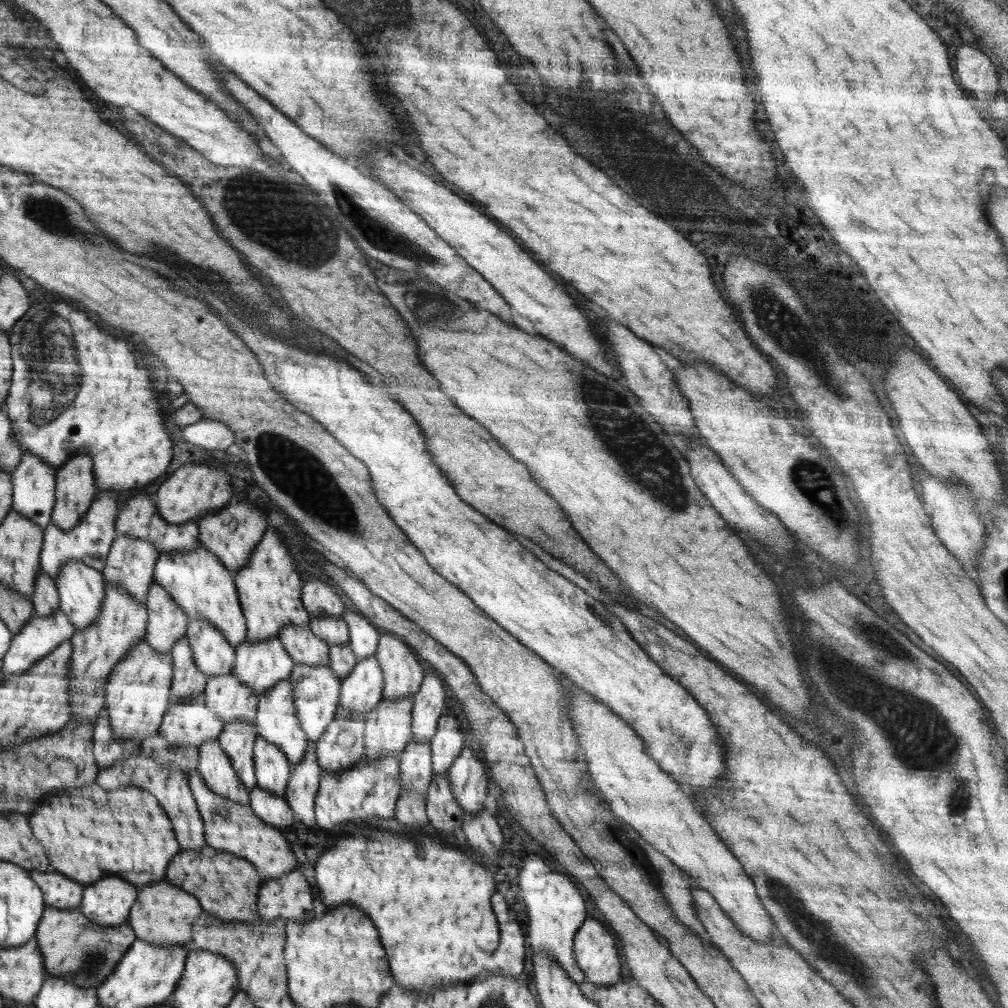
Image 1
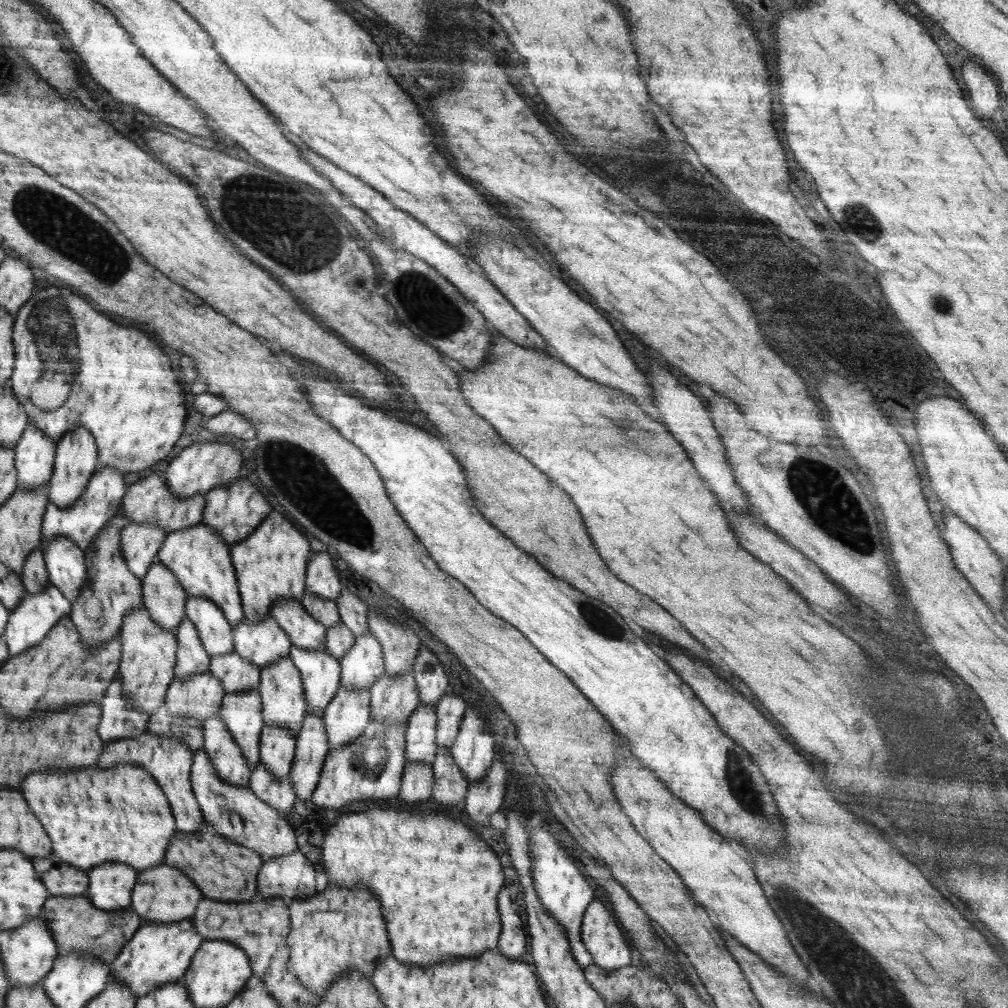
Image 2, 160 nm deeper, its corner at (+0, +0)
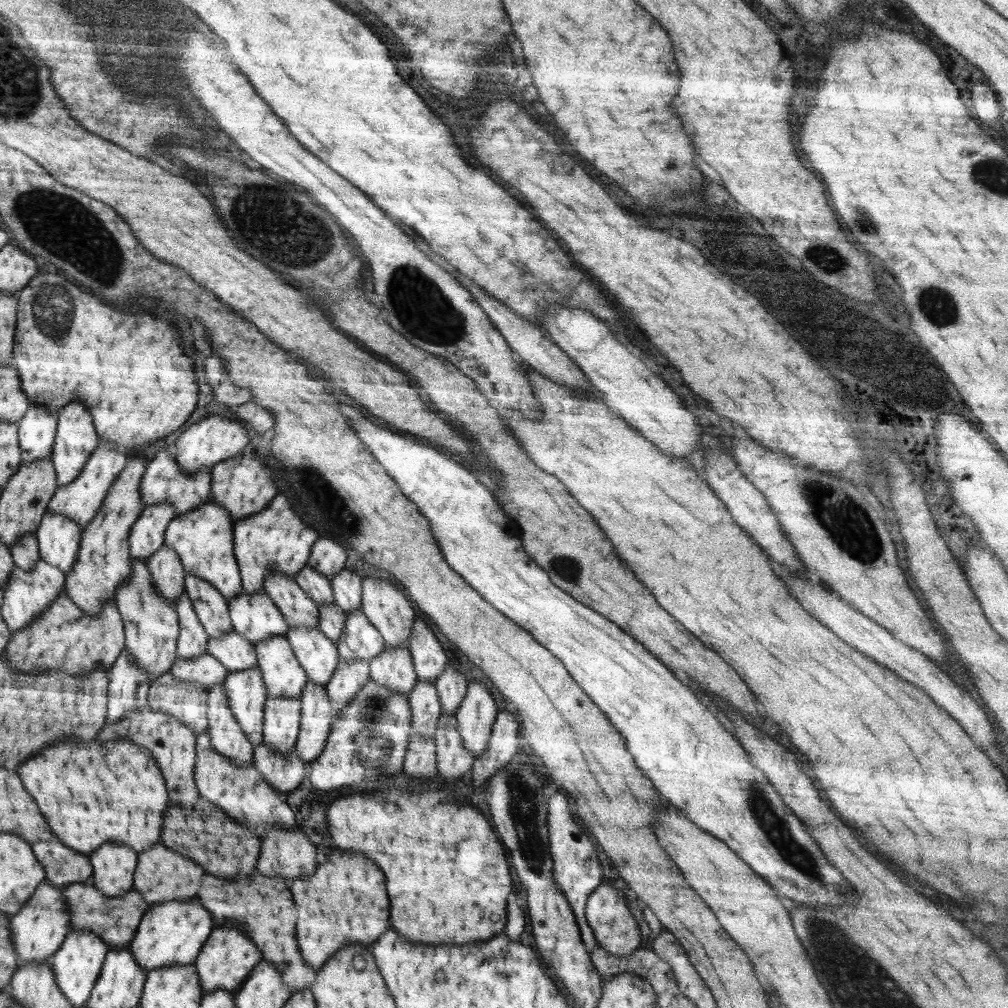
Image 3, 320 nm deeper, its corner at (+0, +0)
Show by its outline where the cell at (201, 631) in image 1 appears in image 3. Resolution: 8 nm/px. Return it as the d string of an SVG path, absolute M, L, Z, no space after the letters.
M186 573L186 594L191 597L192 605L195 607L200 622L204 625L209 640L222 638L228 631L232 631L234 625L231 623L230 603L215 585L192 573Z

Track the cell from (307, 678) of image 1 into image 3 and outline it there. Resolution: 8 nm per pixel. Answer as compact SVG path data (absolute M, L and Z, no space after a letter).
M290 627L286 636L298 662L314 684L325 686L339 664L339 647L316 627Z

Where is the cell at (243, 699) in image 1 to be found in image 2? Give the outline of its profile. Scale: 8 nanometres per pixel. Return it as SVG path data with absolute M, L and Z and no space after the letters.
M235 650L232 654L215 656L209 659L209 671L217 676L224 687L225 694L256 690L262 680L262 672L252 661L241 657Z

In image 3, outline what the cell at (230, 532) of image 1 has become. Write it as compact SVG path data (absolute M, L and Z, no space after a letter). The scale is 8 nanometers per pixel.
M255 450L243 455L224 460L211 469L211 498L232 515L234 520L246 519L247 516L259 514L266 510L276 496L276 484L272 480L272 471L260 458L256 458Z

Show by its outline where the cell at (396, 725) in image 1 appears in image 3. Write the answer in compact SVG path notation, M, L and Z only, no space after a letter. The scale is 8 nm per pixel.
M409 644L391 649L385 648L377 657L371 658L369 660L369 676L379 685L391 688L394 692L402 693L406 697L410 695L418 684L418 676L415 673Z

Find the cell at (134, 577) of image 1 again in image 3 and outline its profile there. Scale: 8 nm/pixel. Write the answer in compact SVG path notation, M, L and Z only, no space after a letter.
M156 503L143 507L138 522L131 528L130 553L134 561L141 561L156 552L165 543L168 523L175 517L174 505Z

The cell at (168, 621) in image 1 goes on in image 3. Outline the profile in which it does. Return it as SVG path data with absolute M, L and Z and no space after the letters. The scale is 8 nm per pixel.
M164 543L147 561L151 580L160 596L168 604L175 606L179 602L179 596L186 592L186 569L179 553Z

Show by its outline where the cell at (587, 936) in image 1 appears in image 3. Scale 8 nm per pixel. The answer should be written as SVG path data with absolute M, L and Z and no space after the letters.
M602 883L600 887L595 888L585 904L585 917L594 931L597 946L604 948L609 955L632 955L632 952L641 947L640 929L638 929L636 919L630 913L626 899L620 889Z

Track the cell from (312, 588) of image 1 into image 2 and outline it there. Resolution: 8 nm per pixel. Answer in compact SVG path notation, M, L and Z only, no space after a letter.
M318 551L307 568L307 587L311 593L326 600L335 601L340 594L342 584L338 582L338 572L332 564L330 554Z

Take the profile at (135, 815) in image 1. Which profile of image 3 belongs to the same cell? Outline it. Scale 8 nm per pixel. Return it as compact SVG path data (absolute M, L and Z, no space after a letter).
M119 738L112 744L84 744L66 739L32 755L18 768L18 773L27 791L35 797L40 813L48 820L52 832L78 852L90 854L110 840L116 844L128 844L139 854L154 848L162 839L165 813L169 807L165 778L150 751L128 742L128 739Z

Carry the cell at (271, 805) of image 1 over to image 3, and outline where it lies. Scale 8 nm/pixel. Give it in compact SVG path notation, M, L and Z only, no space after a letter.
M263 740L254 746L252 764L259 769L264 780L284 795L294 790L307 776L308 767L294 747L287 753L277 753Z

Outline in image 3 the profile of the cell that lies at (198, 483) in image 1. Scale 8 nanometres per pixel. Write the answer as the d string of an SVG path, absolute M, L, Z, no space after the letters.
M208 415L189 426L172 445L172 450L180 469L189 475L196 475L204 469L211 470L224 460L242 455L240 452L246 448L246 444L248 444L248 432L242 423L238 424L232 416Z

